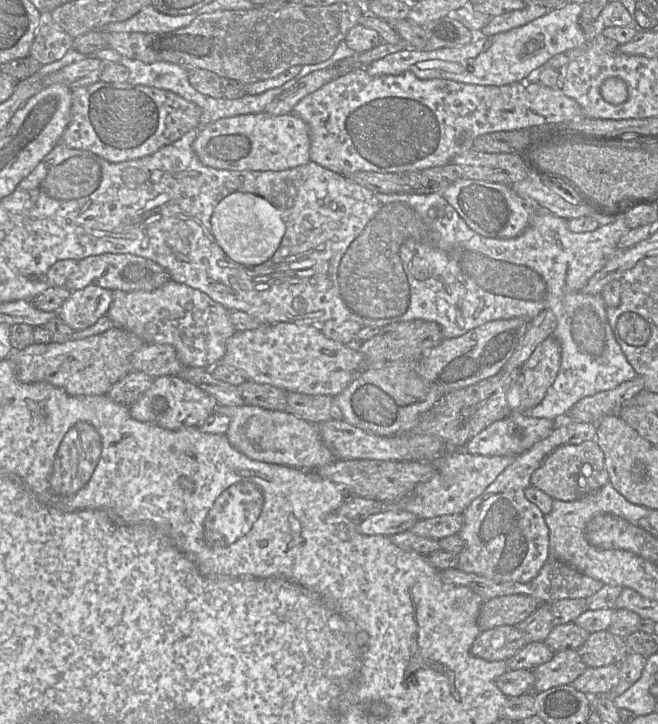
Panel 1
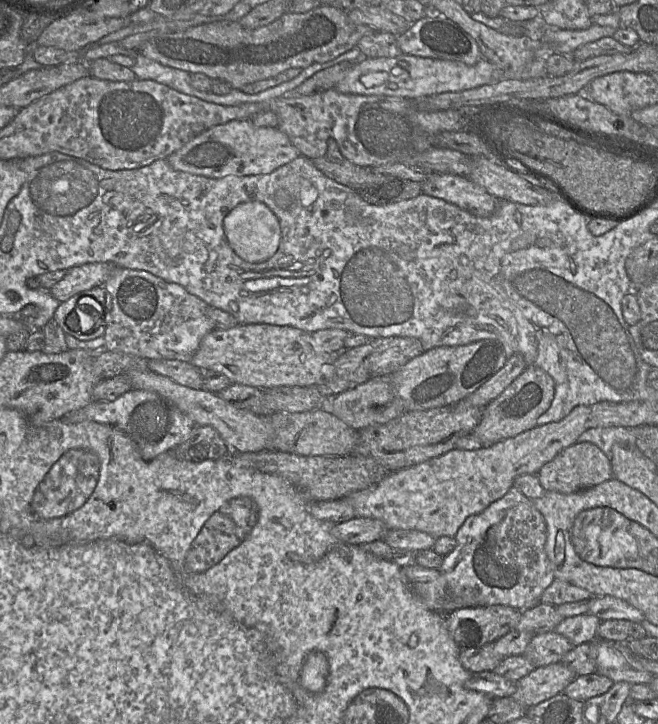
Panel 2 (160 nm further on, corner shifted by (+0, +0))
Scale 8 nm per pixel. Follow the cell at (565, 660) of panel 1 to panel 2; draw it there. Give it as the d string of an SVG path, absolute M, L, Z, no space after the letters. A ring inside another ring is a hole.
M563 662L537 667L516 682L516 690L511 697L530 708L563 693L576 677L576 673Z

